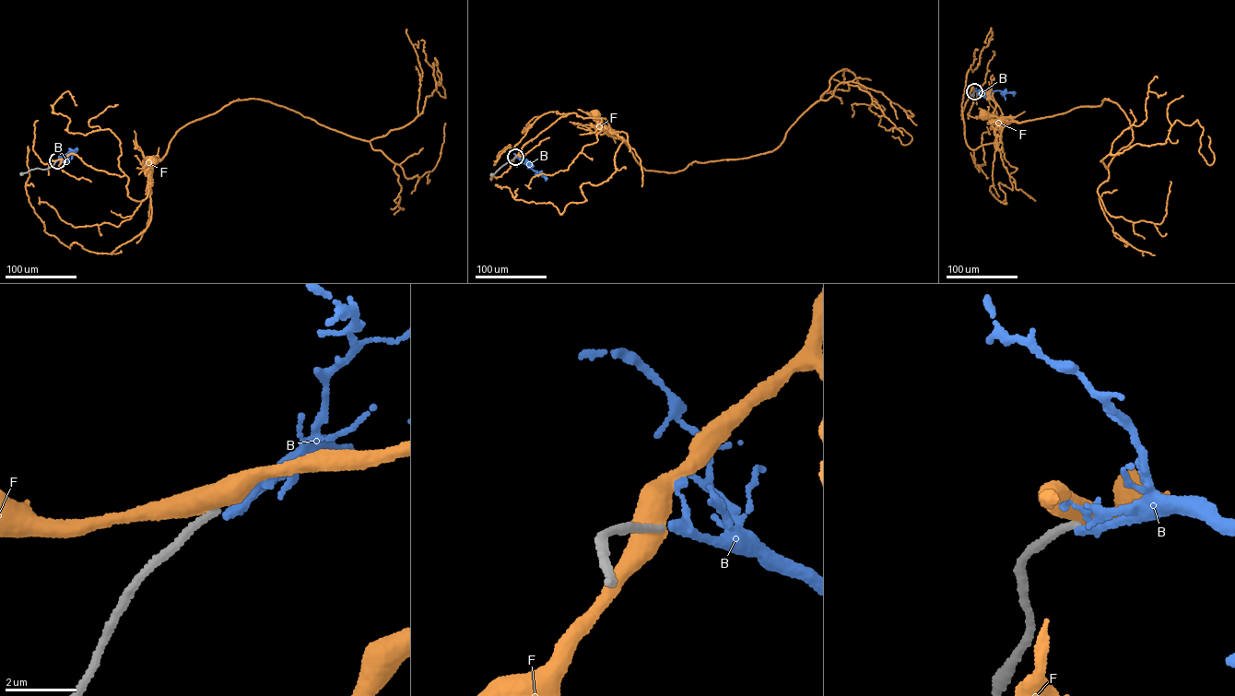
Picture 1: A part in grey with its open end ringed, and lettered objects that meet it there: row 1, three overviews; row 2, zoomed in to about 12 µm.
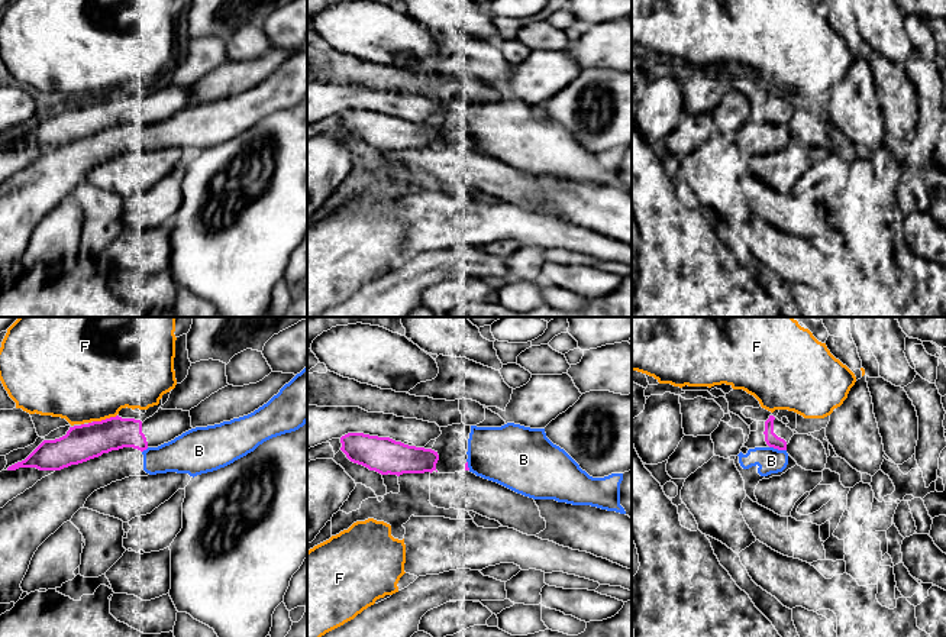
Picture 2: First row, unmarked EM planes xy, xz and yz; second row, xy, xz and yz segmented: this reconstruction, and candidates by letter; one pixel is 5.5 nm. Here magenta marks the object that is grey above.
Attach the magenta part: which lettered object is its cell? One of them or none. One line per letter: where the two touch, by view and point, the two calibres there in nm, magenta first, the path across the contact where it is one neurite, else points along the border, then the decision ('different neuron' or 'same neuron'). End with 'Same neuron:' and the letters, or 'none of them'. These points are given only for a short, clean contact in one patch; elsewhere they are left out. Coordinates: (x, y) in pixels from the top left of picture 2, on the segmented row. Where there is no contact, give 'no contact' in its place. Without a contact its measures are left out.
B: yz (778, 449) | 80/140 nm | different neuron
F: xy (106, 419) | 200/500 nm | along xy (116, 414), (93, 422) | different neuron
Same neuron: none of them

